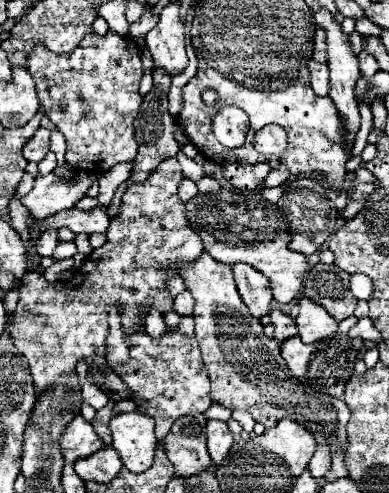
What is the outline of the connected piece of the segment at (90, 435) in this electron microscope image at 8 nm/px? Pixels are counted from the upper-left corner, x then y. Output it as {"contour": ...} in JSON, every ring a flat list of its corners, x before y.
{"contour":[[76,415,74,421,68,423,60,437,60,449,64,463,74,465,78,459,84,459,86,455,92,455,100,451,104,443,98,439,98,435,92,429,92,423,84,421,82,415]]}

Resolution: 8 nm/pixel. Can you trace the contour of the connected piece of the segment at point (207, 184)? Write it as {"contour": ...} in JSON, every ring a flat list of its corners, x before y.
{"contour":[[204,177,200,181,196,182,197,188,200,189,200,193,218,193,220,191,220,183,212,177]]}

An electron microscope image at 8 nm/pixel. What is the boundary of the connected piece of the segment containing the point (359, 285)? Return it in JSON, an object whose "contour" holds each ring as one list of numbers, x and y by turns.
{"contour":[[352,275,350,291,354,293,356,299,370,301,372,299,372,281,366,275]]}

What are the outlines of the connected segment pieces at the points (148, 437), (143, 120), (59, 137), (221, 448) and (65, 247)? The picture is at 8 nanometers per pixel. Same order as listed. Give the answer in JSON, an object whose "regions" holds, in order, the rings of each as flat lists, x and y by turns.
{"regions":[[[142,411,118,413,110,419,112,447,120,455,124,467,142,473,152,465,158,439,154,437,154,421]],[[146,93,142,97,142,105,140,111,136,115,134,121,134,133,136,133,136,141,138,141,138,155,134,159,134,169,128,177,128,183,138,183,138,181,146,181,148,173,152,173,152,169,156,169,156,165,168,157,174,157,180,149,180,145,174,139,174,129,176,129,176,119,172,117,172,113,168,111,168,93]],[[58,130,51,132,50,151,54,152,56,156,57,166,62,166,65,163,66,139]],[[208,421,206,435,208,435,210,457,216,465,220,465,232,447,232,433,224,421]],[[60,243,58,247,56,247,56,251,54,251,54,259,68,259,68,257,72,257,76,253,76,243]]]}

